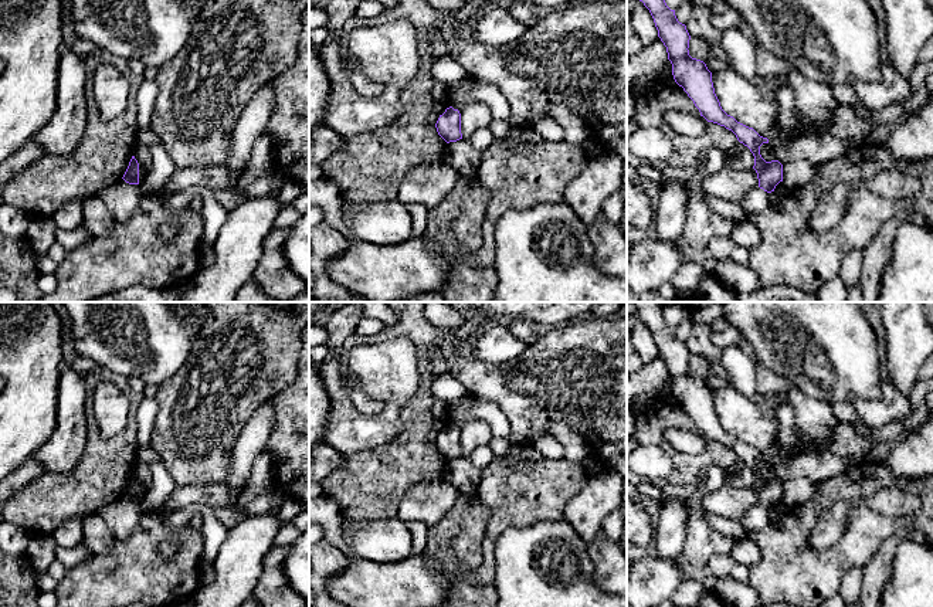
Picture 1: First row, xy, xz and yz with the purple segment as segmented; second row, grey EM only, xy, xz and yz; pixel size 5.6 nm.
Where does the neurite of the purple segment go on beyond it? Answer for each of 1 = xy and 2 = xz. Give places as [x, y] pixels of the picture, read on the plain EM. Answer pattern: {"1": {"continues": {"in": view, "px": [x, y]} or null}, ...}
{"1": {"continues": null}, "2": {"continues": null}}

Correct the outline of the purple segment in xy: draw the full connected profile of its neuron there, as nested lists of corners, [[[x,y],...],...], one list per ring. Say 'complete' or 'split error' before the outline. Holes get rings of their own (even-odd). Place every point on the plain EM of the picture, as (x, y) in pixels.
complete | [[[132,474],[122,496],[129,502],[139,502],[139,481],[135,474]]]

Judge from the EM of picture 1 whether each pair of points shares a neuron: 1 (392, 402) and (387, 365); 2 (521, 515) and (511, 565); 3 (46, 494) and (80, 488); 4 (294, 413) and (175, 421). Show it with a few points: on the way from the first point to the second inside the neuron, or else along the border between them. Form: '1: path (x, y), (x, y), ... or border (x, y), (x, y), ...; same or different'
1: path (392, 393), (392, 377), (389, 373); same
2: border (550, 519), (508, 526), (496, 538), (494, 550); different
3: path (54, 494), (71, 494); same
4: border (294, 377), (271, 397); different

